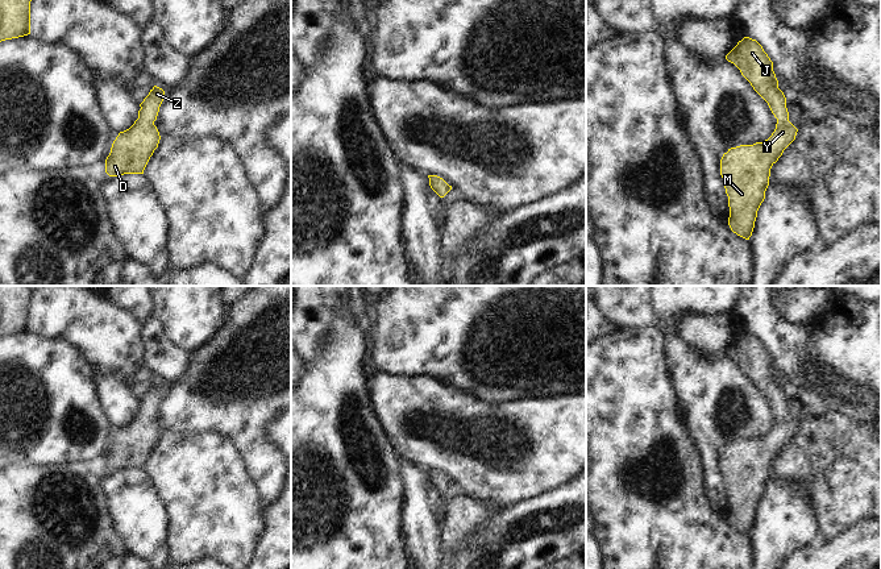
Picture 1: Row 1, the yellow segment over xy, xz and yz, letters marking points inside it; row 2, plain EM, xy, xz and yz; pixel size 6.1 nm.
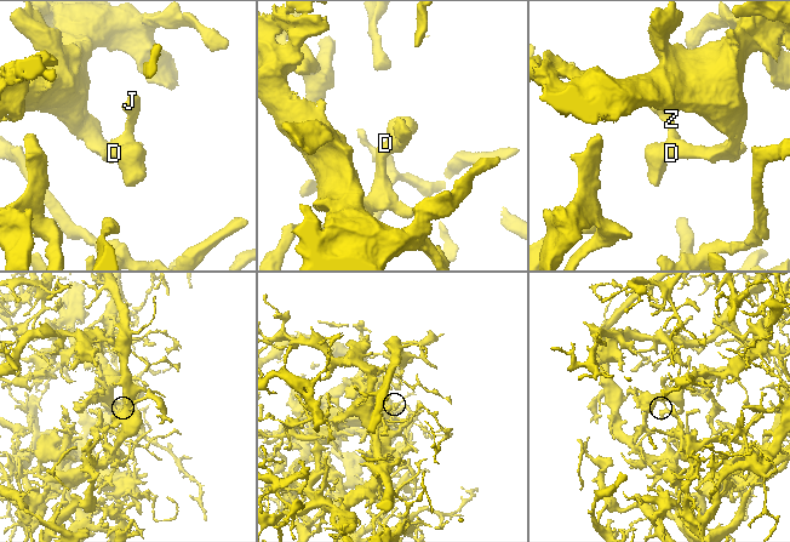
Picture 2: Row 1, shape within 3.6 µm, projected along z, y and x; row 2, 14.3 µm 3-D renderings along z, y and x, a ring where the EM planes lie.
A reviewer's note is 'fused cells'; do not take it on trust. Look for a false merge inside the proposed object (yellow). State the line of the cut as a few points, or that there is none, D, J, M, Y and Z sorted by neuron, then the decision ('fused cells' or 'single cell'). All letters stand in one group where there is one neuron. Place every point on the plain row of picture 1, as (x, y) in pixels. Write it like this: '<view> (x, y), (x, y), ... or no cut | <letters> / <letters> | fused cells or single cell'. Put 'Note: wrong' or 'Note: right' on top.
Note: wrong
no cut | D J M Y Z | single cell

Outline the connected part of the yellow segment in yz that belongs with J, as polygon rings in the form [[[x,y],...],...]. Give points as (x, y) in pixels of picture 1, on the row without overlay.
[[[744,332],[726,354],[740,365],[777,414],[768,435],[731,443],[720,454],[730,502],[728,520],[734,528],[749,535],[769,481],[770,464],[795,435],[798,424],[789,416],[786,393],[778,383],[773,357],[756,335]]]

